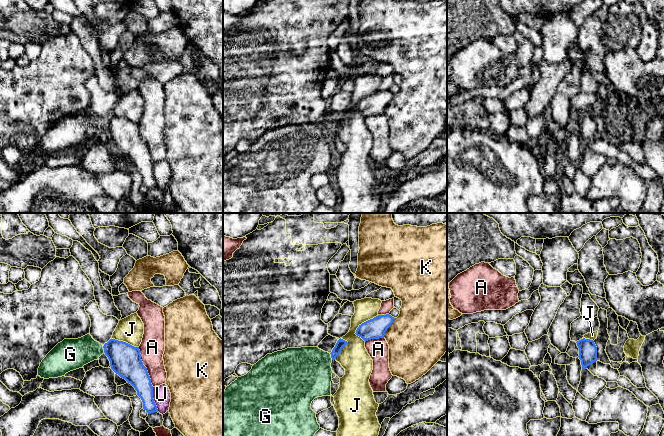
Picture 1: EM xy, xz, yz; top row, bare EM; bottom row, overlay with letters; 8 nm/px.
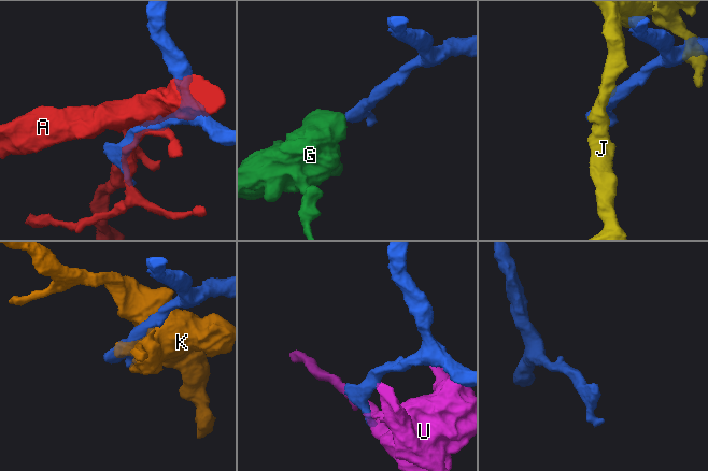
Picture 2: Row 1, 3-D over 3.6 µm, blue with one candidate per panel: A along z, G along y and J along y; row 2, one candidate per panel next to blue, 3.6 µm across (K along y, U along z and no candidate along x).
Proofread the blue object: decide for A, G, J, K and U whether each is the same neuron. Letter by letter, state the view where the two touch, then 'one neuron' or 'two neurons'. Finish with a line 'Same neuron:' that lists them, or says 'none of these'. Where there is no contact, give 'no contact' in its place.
A: xy | two neurons
G: xy | one neuron
J: xz | two neurons
K: xz | two neurons
U: xy | two neurons
Same neuron: G

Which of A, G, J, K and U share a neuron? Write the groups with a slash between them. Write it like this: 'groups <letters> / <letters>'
groups A / G / J / K / U

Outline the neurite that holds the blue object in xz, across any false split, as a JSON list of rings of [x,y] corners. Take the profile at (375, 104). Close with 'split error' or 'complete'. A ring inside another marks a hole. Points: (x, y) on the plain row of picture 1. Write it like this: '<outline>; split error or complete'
[[[389,90],[378,91],[359,101],[355,110],[365,118],[371,115],[384,114],[385,108],[394,98],[394,95],[395,94]]]; complete

